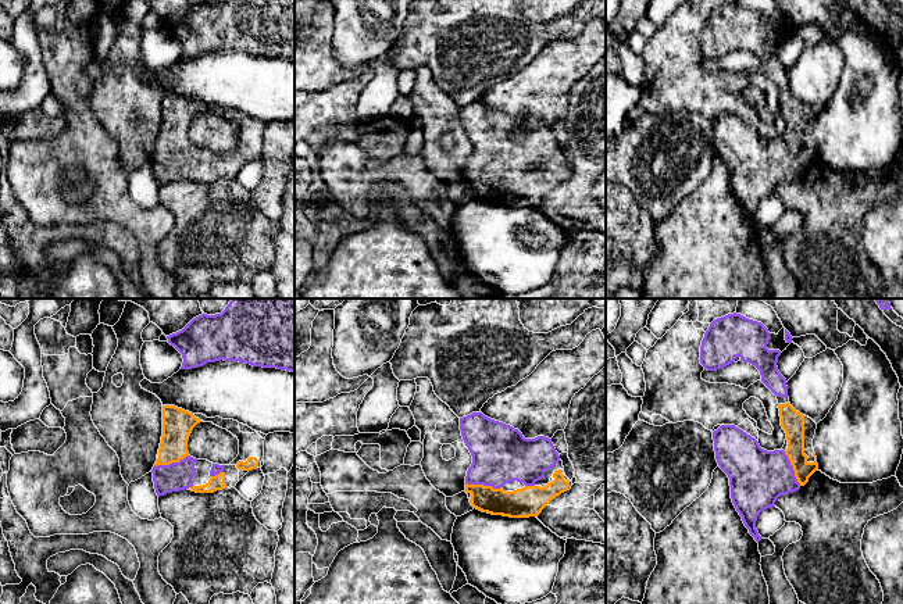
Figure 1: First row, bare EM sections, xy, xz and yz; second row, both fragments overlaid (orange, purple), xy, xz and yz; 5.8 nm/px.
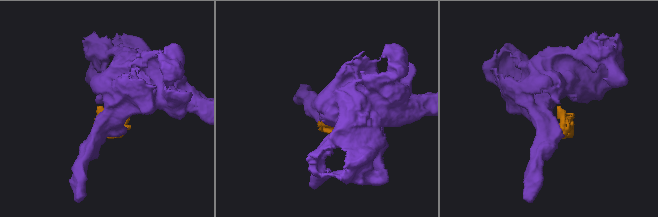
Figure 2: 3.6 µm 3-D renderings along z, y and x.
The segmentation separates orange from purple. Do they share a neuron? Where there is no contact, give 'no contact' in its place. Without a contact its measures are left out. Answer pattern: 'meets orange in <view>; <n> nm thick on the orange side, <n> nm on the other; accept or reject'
meets orange in xz; 170 nm thick on the orange side, 340 nm on the other; accept

